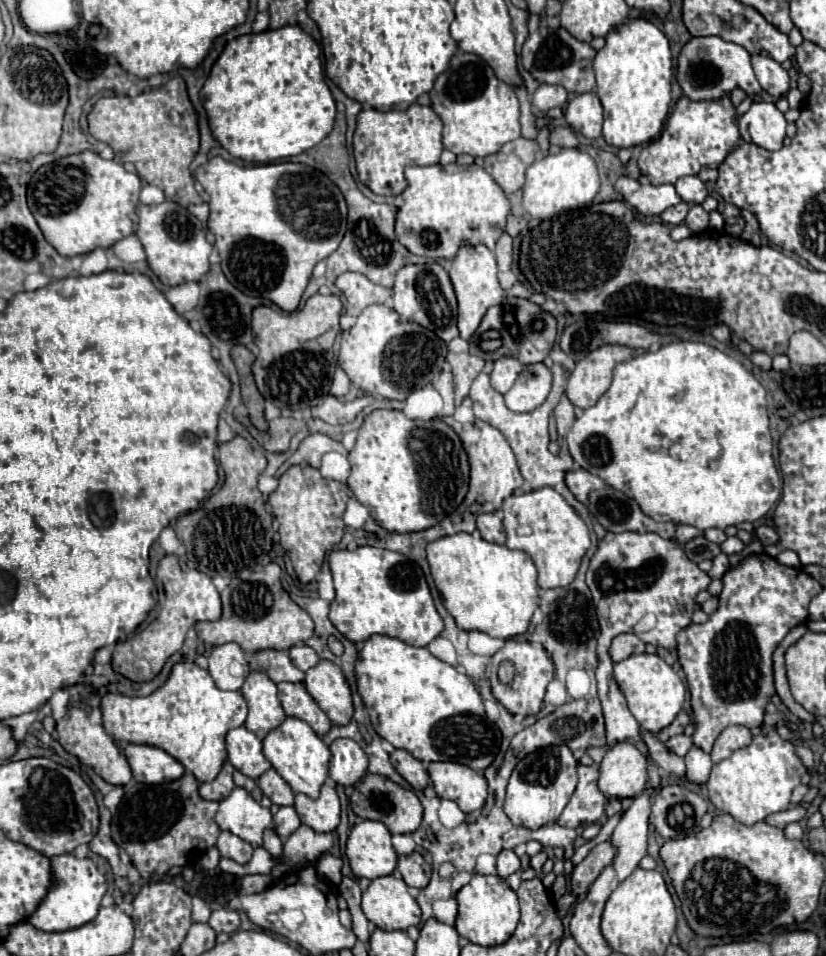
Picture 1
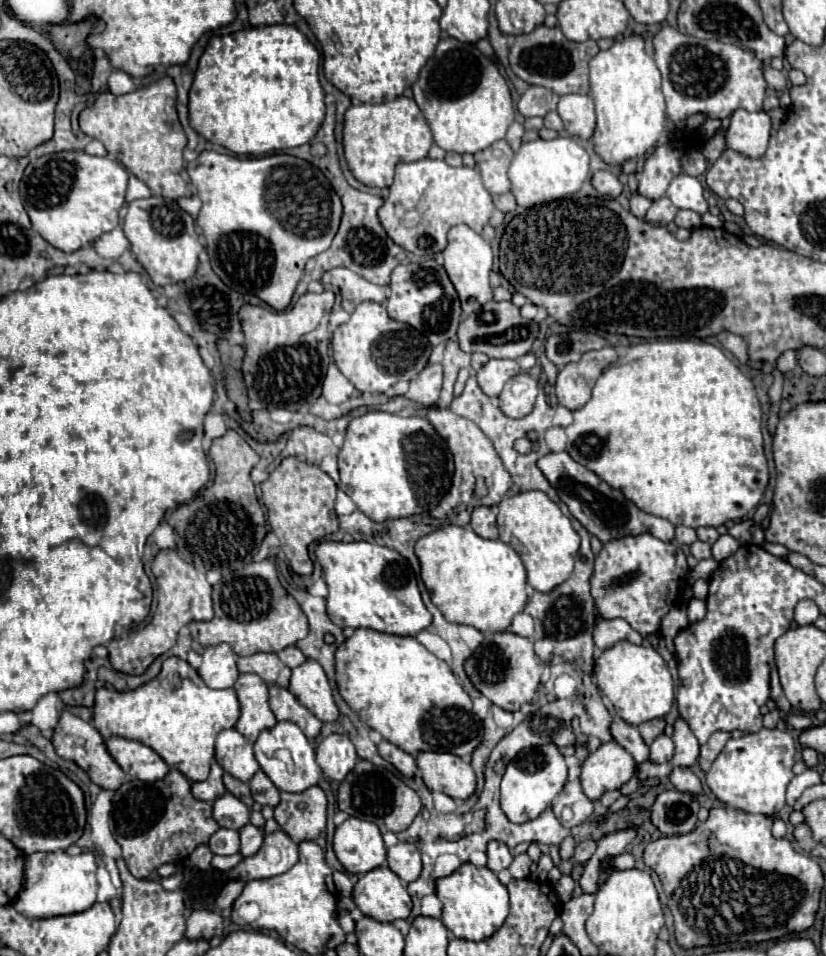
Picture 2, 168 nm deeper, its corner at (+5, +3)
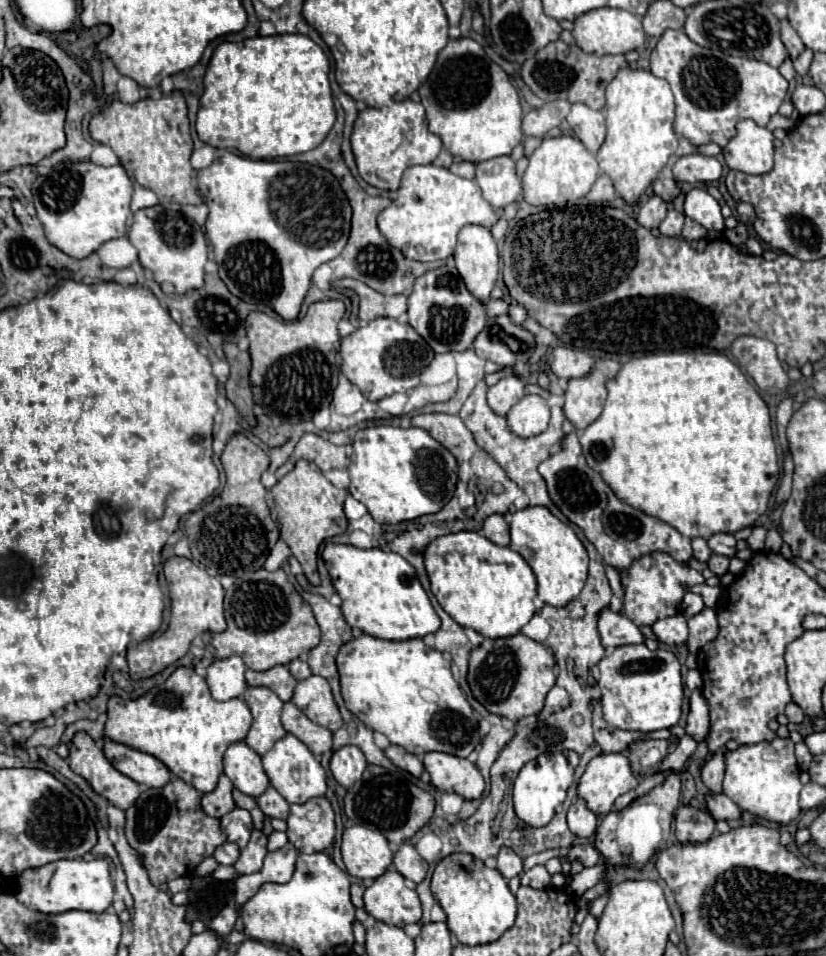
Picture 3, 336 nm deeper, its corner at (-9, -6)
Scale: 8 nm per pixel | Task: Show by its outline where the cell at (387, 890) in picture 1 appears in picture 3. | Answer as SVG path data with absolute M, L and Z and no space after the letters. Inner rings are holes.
M387 870L373 880L363 894L365 912L375 920L403 928L409 922L421 920L421 902L415 890L405 884L397 870Z

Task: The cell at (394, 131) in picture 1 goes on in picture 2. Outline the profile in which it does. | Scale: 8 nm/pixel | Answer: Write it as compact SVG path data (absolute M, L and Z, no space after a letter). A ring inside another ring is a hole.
M397 97L395 101L385 101L381 105L351 105L345 113L343 147L347 165L357 181L367 187L391 187L393 169L397 163L425 159L429 147L433 145L433 135L427 119L423 117L419 105L413 99Z

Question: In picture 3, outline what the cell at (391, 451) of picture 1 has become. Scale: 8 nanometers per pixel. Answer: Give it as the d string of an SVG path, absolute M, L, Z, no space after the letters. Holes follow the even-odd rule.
M371 426L355 434L353 454L349 458L349 494L367 506L375 522L397 524L419 518L423 514L439 512L453 496L457 484L457 462L453 454L435 442L421 428L393 428L393 426Z

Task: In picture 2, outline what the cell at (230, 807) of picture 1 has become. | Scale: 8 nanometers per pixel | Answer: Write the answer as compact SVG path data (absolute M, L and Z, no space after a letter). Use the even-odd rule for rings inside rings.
M225 793L223 797L219 797L213 803L213 819L221 827L239 831L249 823L249 815L251 815L251 811L247 809L247 805L231 793Z

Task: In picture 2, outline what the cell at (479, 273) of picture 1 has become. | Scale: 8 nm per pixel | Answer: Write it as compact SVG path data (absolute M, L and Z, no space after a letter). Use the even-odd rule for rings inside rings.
M455 225L449 231L447 239L449 239L449 245L443 251L445 271L457 289L463 317L467 317L473 311L479 311L487 301L493 299L493 289L489 285L489 273L493 267L493 251L491 251L491 245L467 225Z

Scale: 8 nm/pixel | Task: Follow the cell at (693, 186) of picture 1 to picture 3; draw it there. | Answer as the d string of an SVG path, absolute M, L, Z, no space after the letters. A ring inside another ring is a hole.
M695 188L685 196L685 216L689 216L707 230L725 230L721 206L707 190Z

